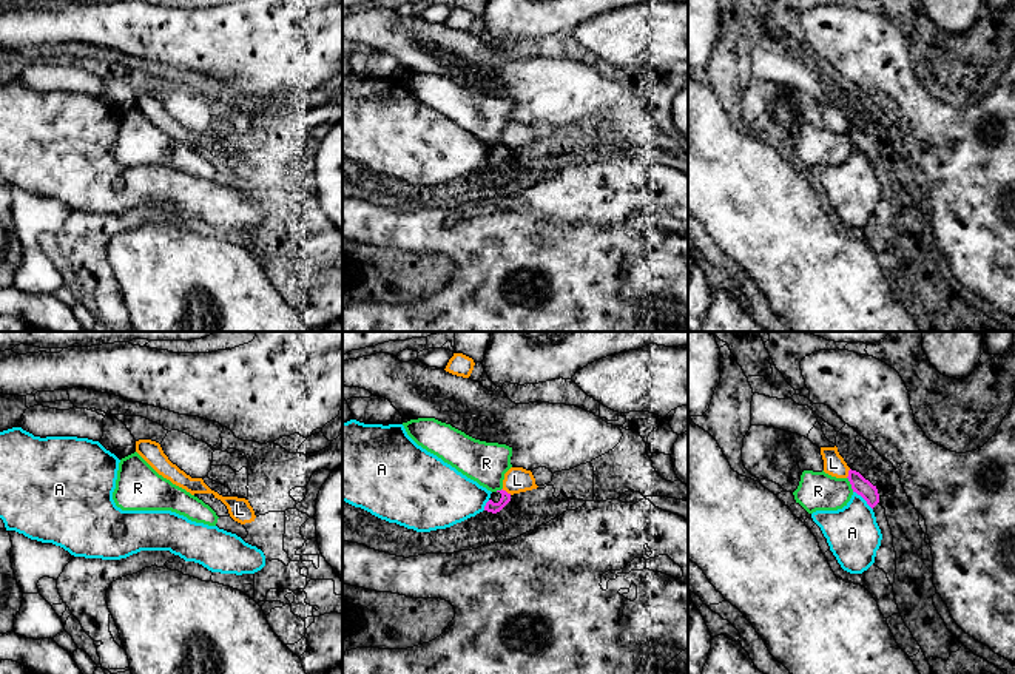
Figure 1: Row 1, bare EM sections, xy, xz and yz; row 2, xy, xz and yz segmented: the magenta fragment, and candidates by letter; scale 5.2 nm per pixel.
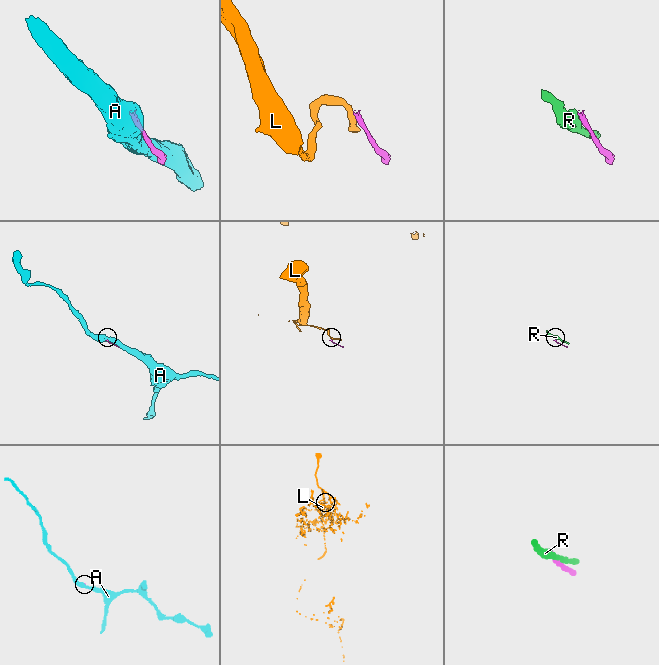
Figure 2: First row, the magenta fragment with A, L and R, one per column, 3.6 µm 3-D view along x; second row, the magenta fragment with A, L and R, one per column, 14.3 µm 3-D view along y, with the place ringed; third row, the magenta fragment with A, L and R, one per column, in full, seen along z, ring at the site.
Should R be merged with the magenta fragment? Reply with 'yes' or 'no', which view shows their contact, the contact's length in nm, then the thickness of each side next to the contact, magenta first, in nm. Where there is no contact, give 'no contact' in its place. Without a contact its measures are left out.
no; contact in yz; length 90 nm; calibres 90 and 200 nm

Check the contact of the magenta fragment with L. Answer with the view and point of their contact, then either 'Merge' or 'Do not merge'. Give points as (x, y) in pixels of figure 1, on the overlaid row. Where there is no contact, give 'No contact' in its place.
Touches magenta at xz (505, 491). Do not merge

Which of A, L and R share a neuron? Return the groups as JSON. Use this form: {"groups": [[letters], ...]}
{"groups": [["A"], ["L"], ["R"]]}

